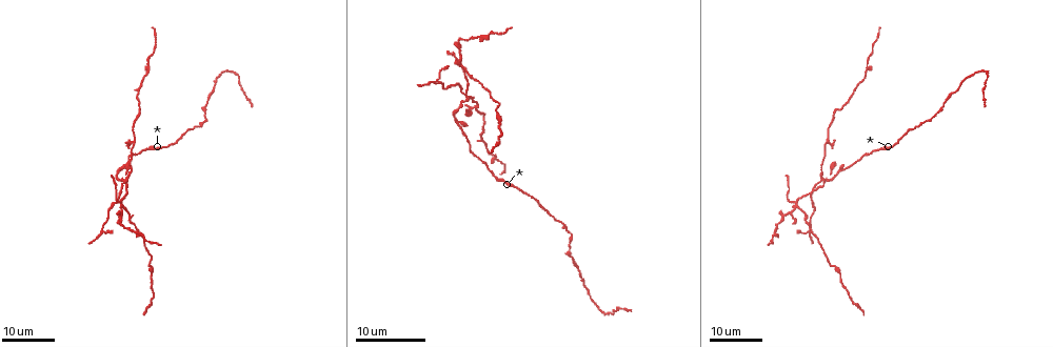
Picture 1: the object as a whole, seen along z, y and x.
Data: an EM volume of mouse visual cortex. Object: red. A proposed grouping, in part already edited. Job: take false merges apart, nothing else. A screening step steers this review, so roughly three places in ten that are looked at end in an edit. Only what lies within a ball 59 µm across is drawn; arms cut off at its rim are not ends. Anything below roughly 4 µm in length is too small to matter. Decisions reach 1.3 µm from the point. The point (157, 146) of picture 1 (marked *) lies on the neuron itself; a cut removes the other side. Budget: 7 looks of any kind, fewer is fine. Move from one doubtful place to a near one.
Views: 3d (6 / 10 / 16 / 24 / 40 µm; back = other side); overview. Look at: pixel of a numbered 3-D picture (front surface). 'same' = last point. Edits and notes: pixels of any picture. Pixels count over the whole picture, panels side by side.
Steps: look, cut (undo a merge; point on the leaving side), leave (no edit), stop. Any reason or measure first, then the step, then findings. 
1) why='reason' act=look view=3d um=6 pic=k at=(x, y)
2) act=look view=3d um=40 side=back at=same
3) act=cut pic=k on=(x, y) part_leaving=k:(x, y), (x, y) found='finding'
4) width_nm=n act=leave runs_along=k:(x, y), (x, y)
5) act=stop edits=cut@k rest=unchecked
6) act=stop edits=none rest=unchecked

why='four-way junction' act=look view=3d um=24 pic=1 at=(122, 169)

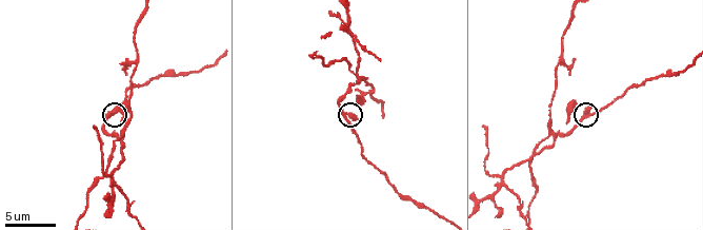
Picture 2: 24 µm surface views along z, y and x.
why='zoom in' act=look view=3d um=10 pic=2 at=(114, 111)

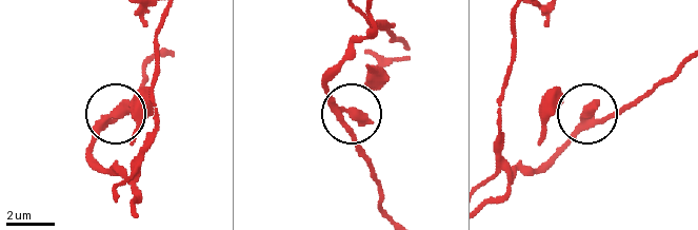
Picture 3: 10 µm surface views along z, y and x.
act=leave runs_along=3:(386, 212), (377, 175), (351, 133), (353, 113), (384, 75) found='continuous, no second neuron'

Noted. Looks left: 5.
why='four-way junction' act=look view=3d um=16 pic=2 at=(553, 136)

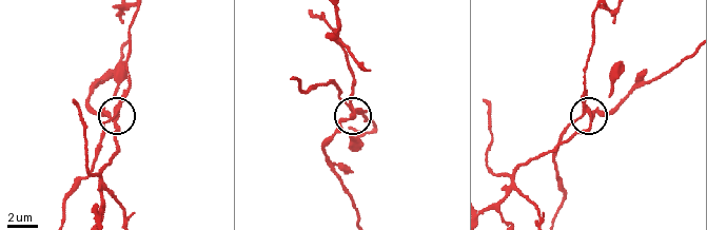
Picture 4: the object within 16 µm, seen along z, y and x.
arms=4 act=cut pic=4 on=(102, 121) part_leaving=4:(591, 116), (584, 98), (584, 75), (594, 15) found='two neurons meet here'

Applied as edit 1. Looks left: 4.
act=look view=3d um=16 pic=2 at=(114, 183)

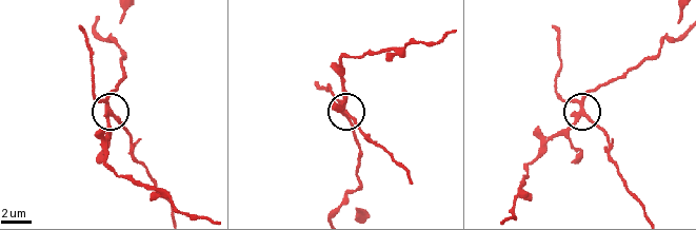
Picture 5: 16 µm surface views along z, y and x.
width_nm=240 act=cut pic=5 on=(120, 121) part_leaving=5:(345, 112), (411, 178) found='two neurons meet here'

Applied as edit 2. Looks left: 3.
act=stop edits=cut@4,cut@5 rest=unchecked

